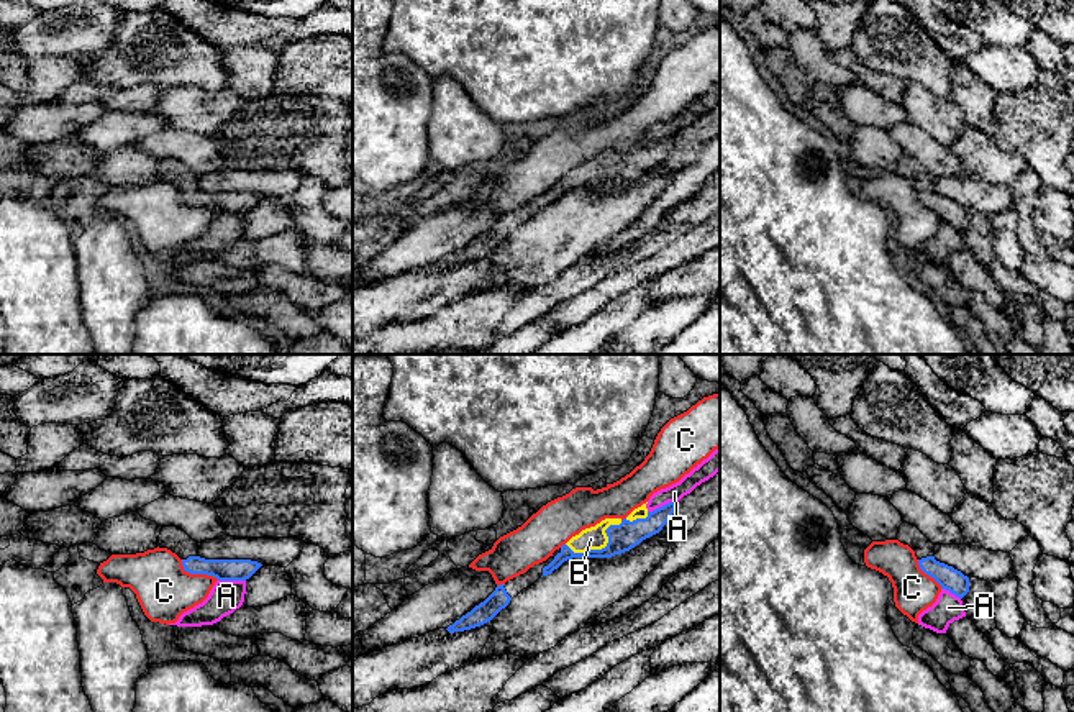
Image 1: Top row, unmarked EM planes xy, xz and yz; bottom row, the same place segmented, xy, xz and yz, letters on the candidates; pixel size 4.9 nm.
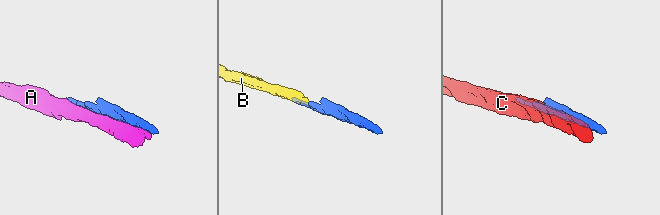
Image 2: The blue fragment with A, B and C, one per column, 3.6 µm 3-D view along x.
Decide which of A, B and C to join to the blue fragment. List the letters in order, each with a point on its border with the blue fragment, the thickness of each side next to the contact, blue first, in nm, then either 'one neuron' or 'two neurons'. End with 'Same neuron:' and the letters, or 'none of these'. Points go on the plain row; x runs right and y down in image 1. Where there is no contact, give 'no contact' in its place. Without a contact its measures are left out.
A: xz (663, 138) | 140/90 nm | two neurons
B: xz (602, 181) | 140/110 nm | one neuron
C: xy (197, 205) | 110/280 nm | two neurons
Same neuron: B

